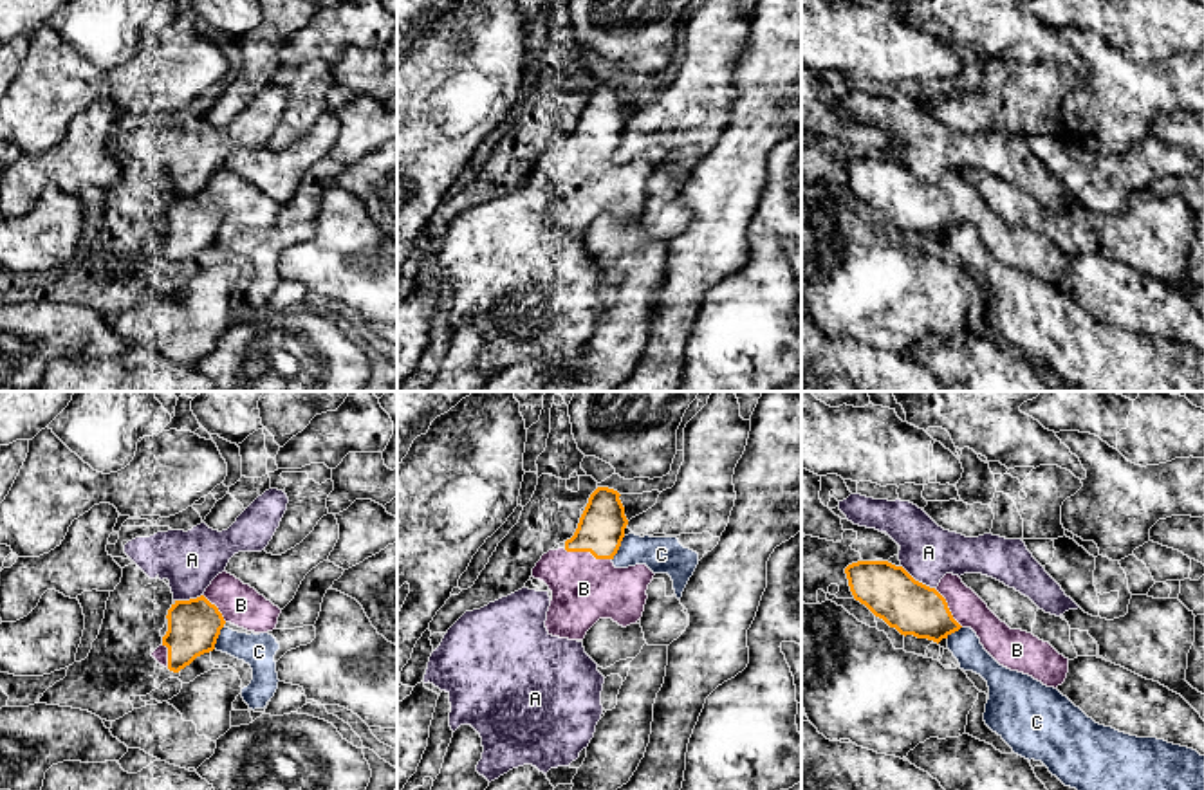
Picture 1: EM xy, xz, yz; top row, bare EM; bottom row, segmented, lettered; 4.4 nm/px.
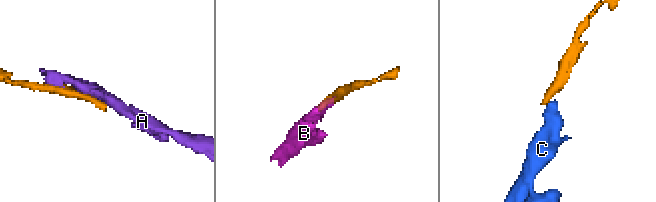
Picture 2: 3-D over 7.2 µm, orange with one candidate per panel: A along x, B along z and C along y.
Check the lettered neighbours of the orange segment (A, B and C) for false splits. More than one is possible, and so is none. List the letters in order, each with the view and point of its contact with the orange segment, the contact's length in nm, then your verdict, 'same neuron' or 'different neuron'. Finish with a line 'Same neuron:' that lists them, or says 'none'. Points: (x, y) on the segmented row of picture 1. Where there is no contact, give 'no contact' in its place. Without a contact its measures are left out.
A: contact yz (917, 581); length 190 nm; different neuron
B: contact xz (587, 551); length 220 nm; same neuron
C: contact xz (618, 549); length 130 nm; different neuron
Same neuron: B

